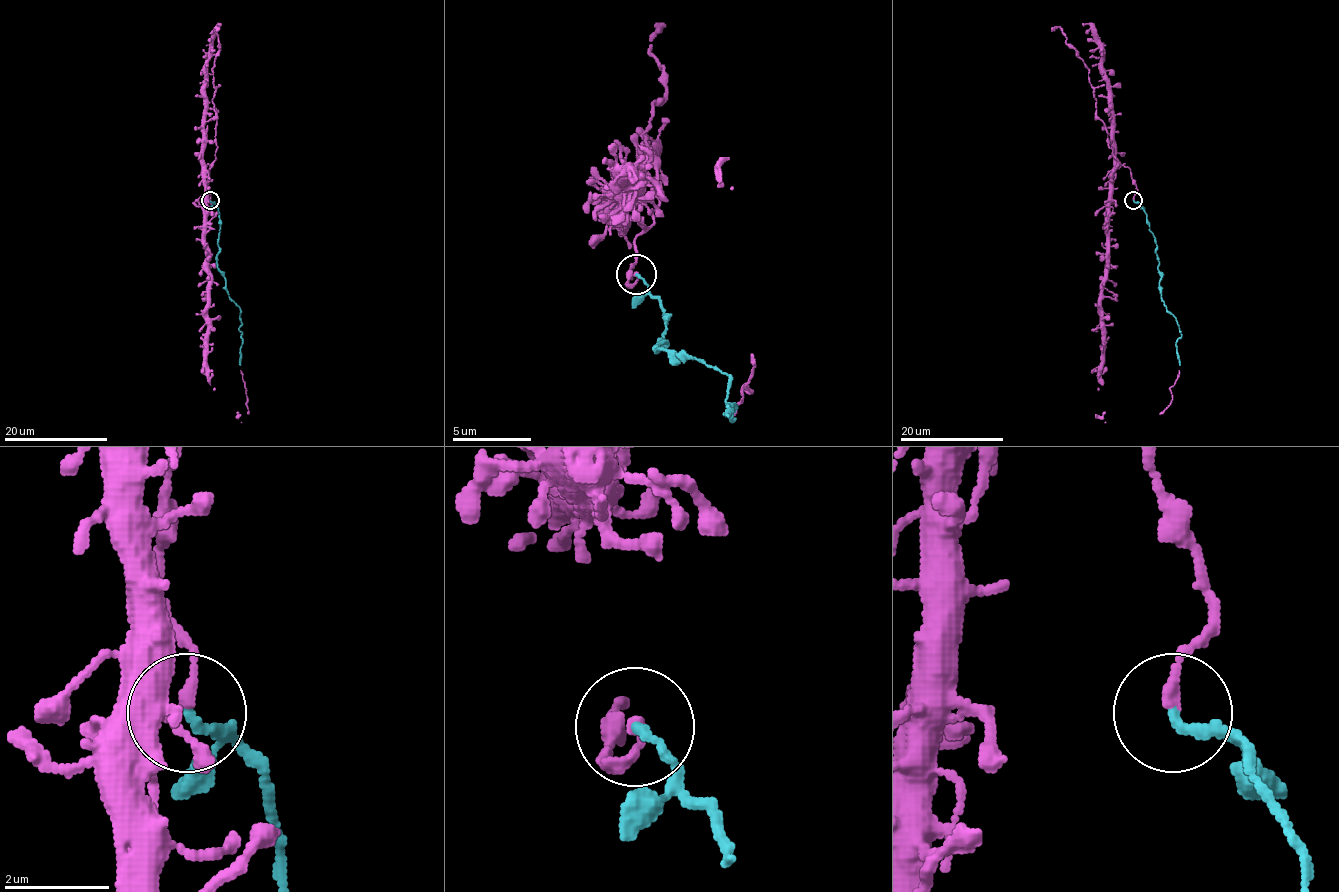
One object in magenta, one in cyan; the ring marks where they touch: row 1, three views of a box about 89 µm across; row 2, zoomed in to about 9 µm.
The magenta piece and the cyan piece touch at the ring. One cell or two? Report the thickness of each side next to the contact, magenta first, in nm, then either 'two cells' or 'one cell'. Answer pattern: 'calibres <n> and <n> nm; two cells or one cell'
calibres 200 and 180 nm; one cell

